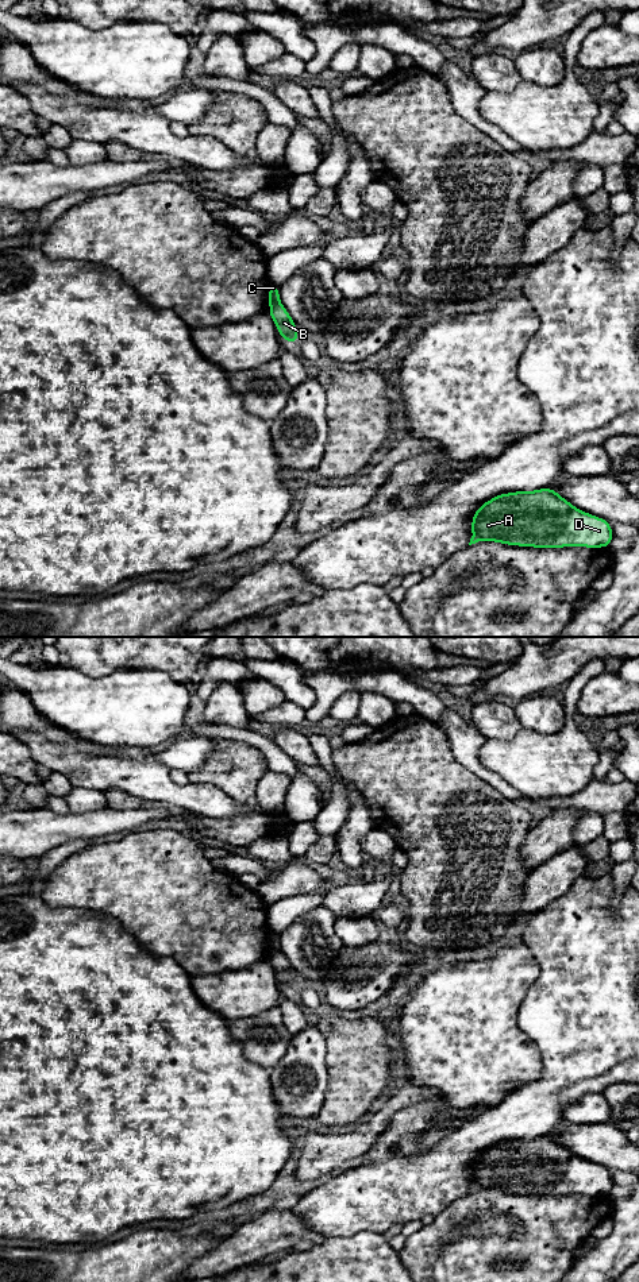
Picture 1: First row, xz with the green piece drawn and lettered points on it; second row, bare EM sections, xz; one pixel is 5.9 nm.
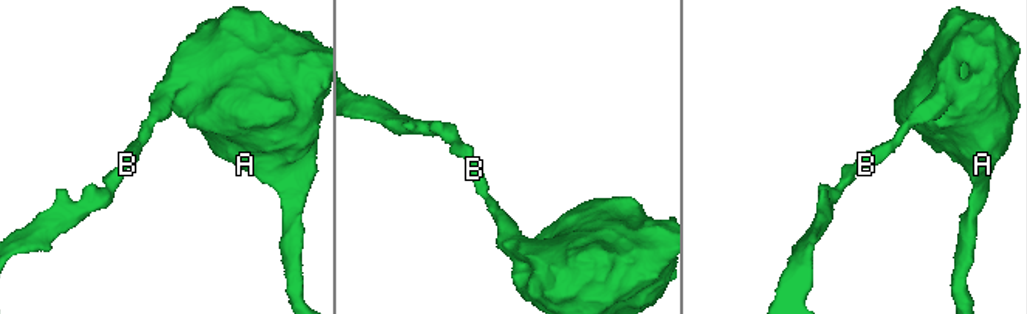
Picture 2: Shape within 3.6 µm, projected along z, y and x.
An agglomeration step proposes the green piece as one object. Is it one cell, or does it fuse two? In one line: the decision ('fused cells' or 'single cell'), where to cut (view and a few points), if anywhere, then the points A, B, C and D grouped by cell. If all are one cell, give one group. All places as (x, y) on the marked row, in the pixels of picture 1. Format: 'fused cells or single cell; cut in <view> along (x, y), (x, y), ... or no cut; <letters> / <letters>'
fused cells; cut in xz along (280, 301), (270, 307); A B D / C

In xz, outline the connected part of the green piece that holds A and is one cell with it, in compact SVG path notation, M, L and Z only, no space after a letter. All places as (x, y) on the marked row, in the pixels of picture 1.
M543 487L499 494L482 503L471 518L469 545L496 541L532 548L607 548L615 538L611 525Z

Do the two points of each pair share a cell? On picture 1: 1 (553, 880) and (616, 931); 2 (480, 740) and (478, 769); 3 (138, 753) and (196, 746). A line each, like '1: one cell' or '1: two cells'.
1: two cells
2: one cell
3: one cell

